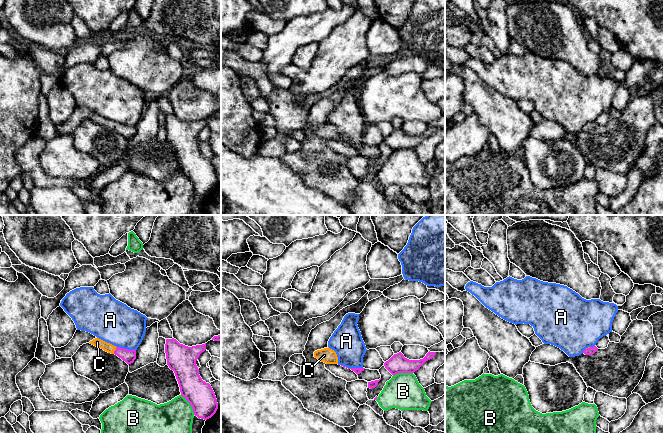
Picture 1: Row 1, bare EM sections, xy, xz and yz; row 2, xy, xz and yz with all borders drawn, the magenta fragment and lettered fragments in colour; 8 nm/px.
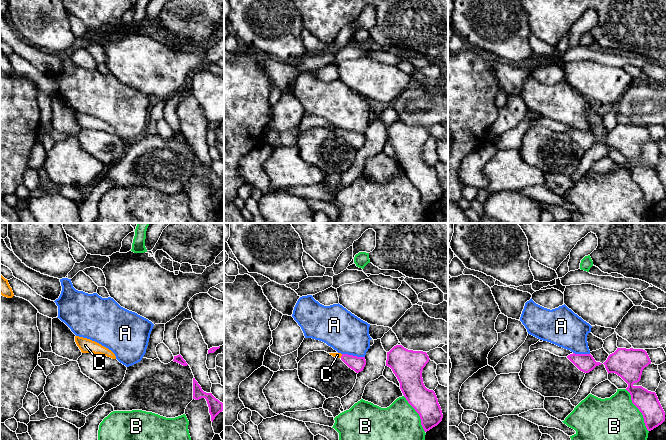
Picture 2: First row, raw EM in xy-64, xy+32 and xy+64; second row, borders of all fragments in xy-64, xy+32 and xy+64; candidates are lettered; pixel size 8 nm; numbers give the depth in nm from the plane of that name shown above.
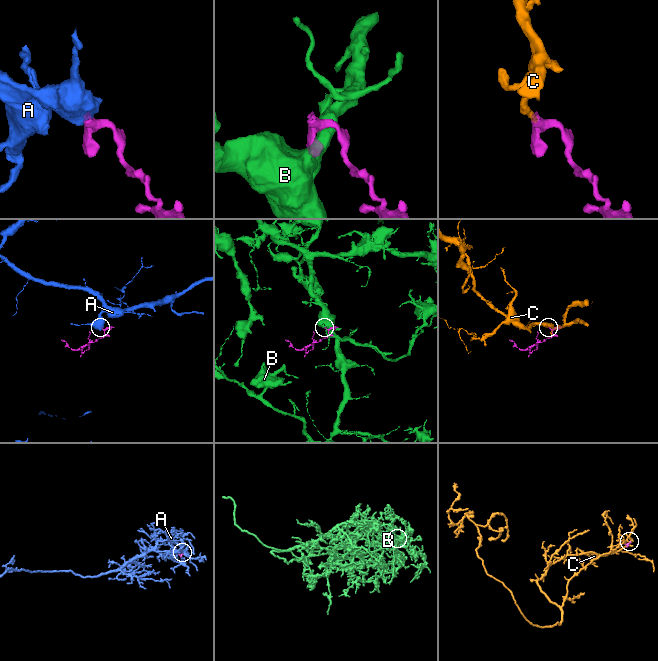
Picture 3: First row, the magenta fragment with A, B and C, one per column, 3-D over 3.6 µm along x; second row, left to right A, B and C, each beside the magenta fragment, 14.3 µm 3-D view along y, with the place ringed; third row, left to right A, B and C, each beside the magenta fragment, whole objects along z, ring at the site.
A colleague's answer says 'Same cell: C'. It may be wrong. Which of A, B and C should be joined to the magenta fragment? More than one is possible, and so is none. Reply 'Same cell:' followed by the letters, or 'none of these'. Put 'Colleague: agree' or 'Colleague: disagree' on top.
Colleague: agree
Same cell: C

